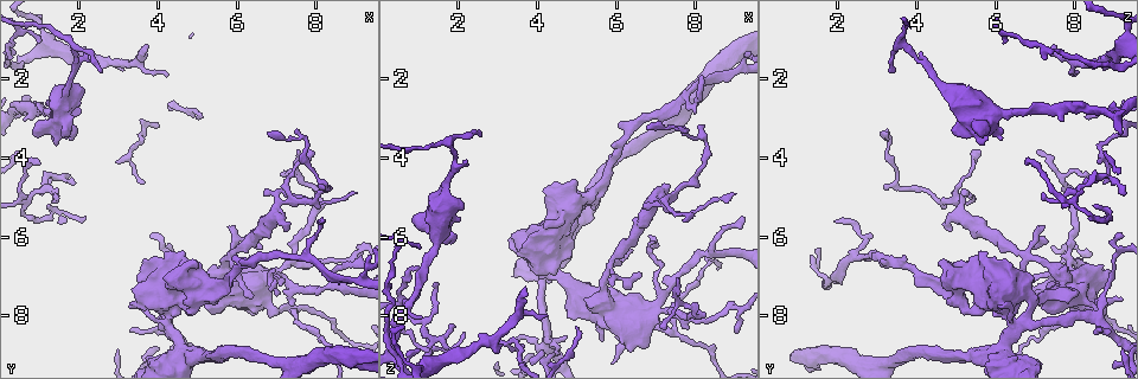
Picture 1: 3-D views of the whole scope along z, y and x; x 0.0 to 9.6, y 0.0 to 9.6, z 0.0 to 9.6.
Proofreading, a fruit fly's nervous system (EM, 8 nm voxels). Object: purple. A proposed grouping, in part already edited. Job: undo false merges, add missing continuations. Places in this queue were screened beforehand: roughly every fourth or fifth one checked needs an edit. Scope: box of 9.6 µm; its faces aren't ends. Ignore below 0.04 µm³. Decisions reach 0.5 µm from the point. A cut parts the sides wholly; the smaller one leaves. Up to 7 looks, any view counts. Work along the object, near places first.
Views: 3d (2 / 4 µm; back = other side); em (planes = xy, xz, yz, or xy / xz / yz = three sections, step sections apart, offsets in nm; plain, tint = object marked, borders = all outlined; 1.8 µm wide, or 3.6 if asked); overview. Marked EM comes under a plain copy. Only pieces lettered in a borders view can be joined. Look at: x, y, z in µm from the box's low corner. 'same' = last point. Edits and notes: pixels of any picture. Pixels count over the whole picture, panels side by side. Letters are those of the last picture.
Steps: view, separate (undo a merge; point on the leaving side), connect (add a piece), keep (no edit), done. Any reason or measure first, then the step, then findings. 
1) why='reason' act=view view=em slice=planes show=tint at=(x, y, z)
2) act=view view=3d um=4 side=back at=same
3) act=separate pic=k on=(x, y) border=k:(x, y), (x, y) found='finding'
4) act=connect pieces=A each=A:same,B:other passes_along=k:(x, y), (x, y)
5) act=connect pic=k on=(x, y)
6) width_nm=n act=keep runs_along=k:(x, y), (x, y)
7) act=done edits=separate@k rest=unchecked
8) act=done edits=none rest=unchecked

why='thin end' act=view view=3d um=4 at=(4.30, 1.95, 8.00)

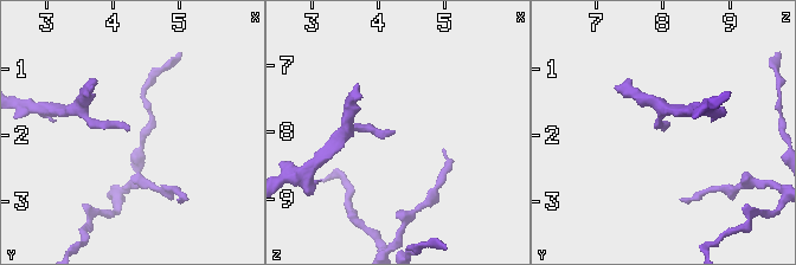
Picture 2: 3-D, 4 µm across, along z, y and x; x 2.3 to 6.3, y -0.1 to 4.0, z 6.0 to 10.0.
why='need the tissue' act=view view=em slice=xy step=16 show=tint at=(4.25, 1.90, 8.00)

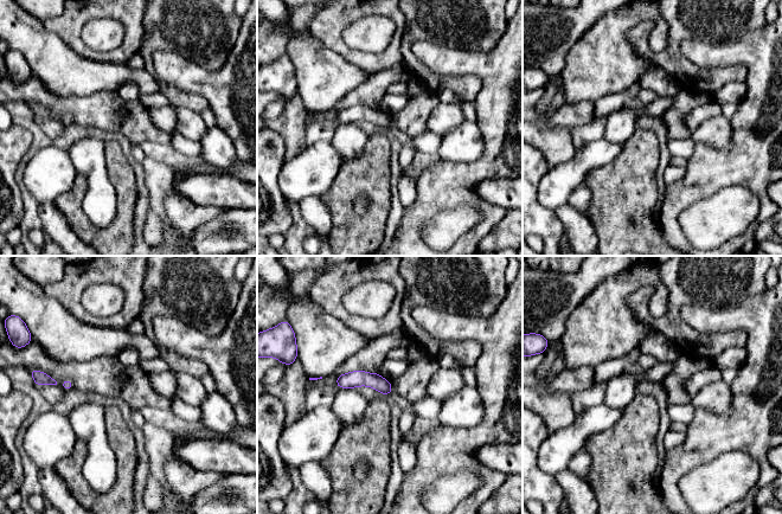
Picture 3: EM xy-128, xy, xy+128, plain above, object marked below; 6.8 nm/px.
act=view view=em slice=planes show=borders at=same

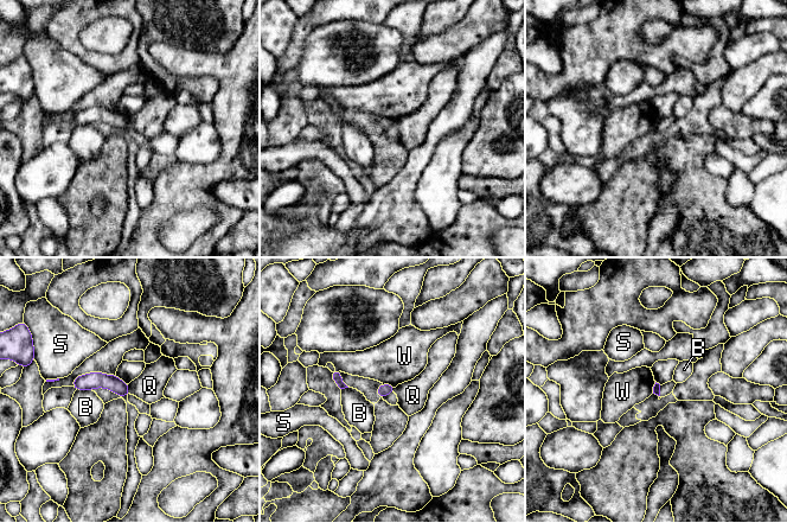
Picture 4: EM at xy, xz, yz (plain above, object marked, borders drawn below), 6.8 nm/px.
act=keep each=B:other,Q:other,S:other,W:other found='no lettered piece goes on from it'

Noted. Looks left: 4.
why='tapers out' act=view view=3d um=4 at=(1.05, 2.75, 8.90)

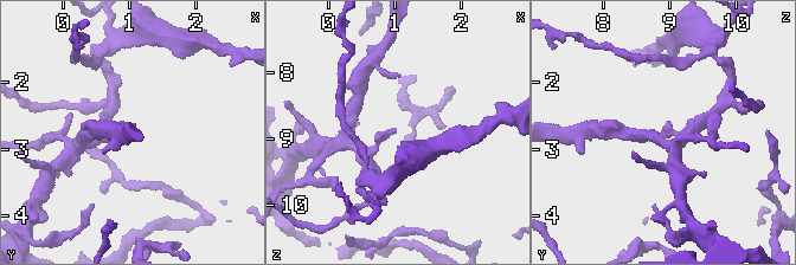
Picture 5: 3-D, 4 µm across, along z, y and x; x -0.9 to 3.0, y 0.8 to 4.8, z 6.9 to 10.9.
why='now the EM' act=view view=em slice=planes show=borders at=(1.05, 2.75, 8.85)

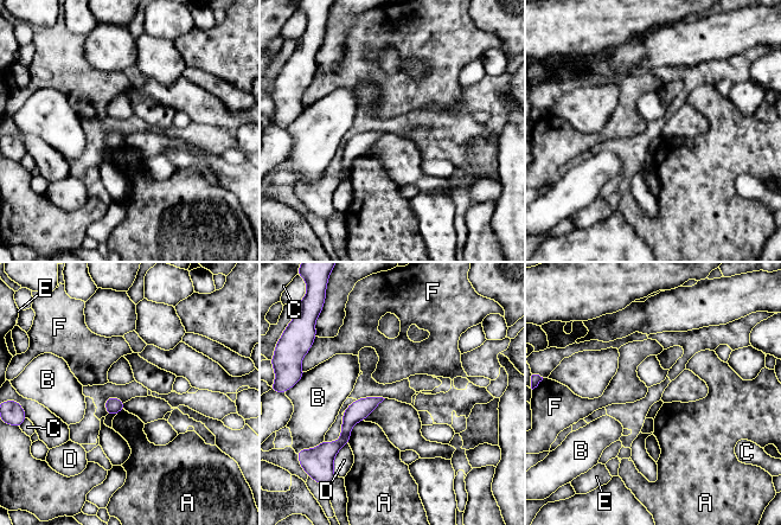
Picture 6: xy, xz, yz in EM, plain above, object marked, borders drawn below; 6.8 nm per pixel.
act=keep each=A:other,B:other,C:other,D:other,E:other,F:other border=6:(363, 420), (353, 426), (347, 443) found='none of them fits'

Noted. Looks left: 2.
why='thin arm on a thick one' act=view view=em slice=planes show=borders at=(4.25, 8.15, 6.45)

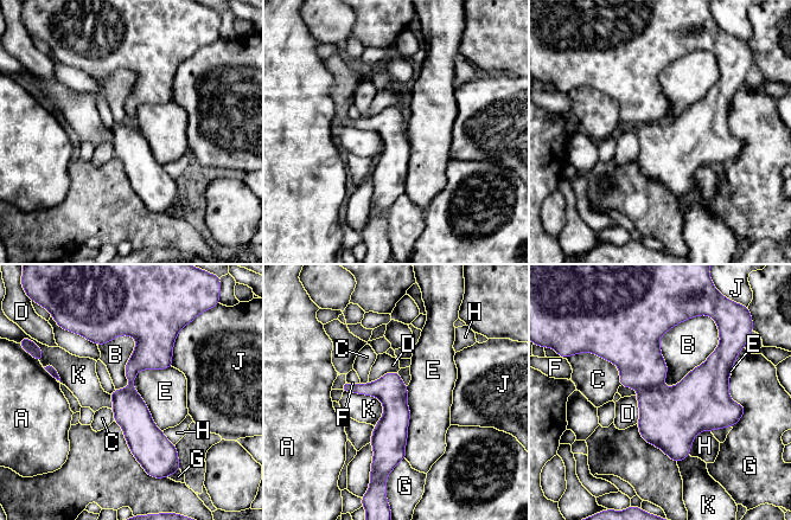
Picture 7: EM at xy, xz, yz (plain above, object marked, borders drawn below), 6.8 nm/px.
longest_contact=B:500nm act=keep each=A:other,B:other,C:other,D:other,E:other,F:other,G:other,H:other,J:other,K:other runs_along=7:(125, 326), (140, 339), (131, 412), (148, 466) found='one neuron here'

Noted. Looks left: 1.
act=done edits=none rest=unchecked

